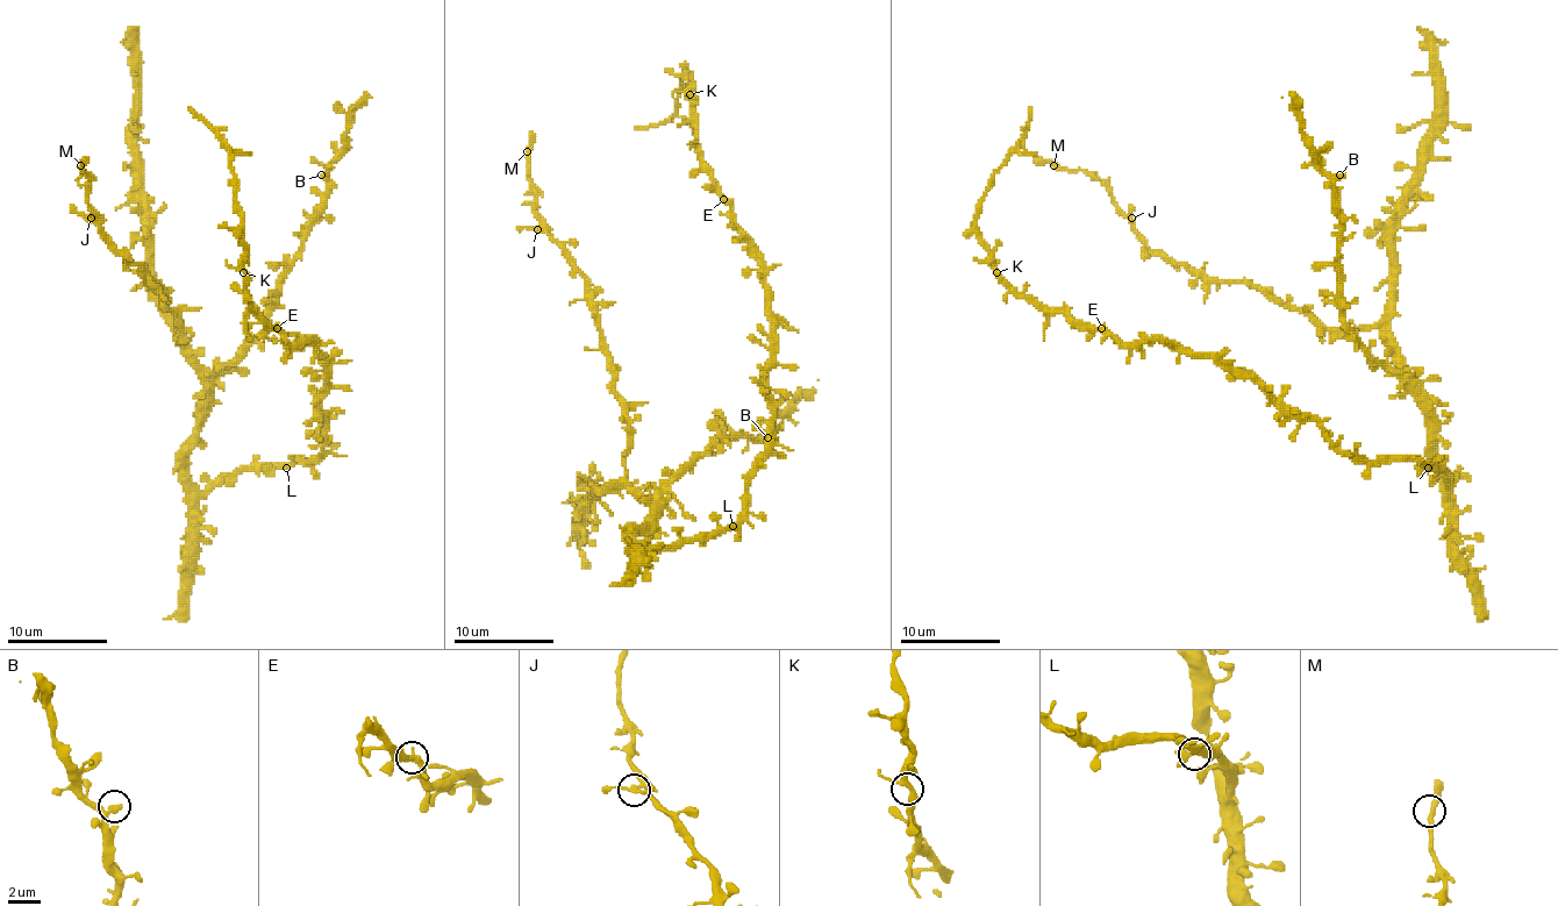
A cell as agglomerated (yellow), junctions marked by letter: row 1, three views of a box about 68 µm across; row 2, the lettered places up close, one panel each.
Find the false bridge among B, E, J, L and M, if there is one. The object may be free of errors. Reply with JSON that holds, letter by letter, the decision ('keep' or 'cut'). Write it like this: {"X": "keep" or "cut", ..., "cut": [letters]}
{"B": "keep", "E": "keep", "J": "keep", "L": "keep", "M": "keep", "cut": []}

